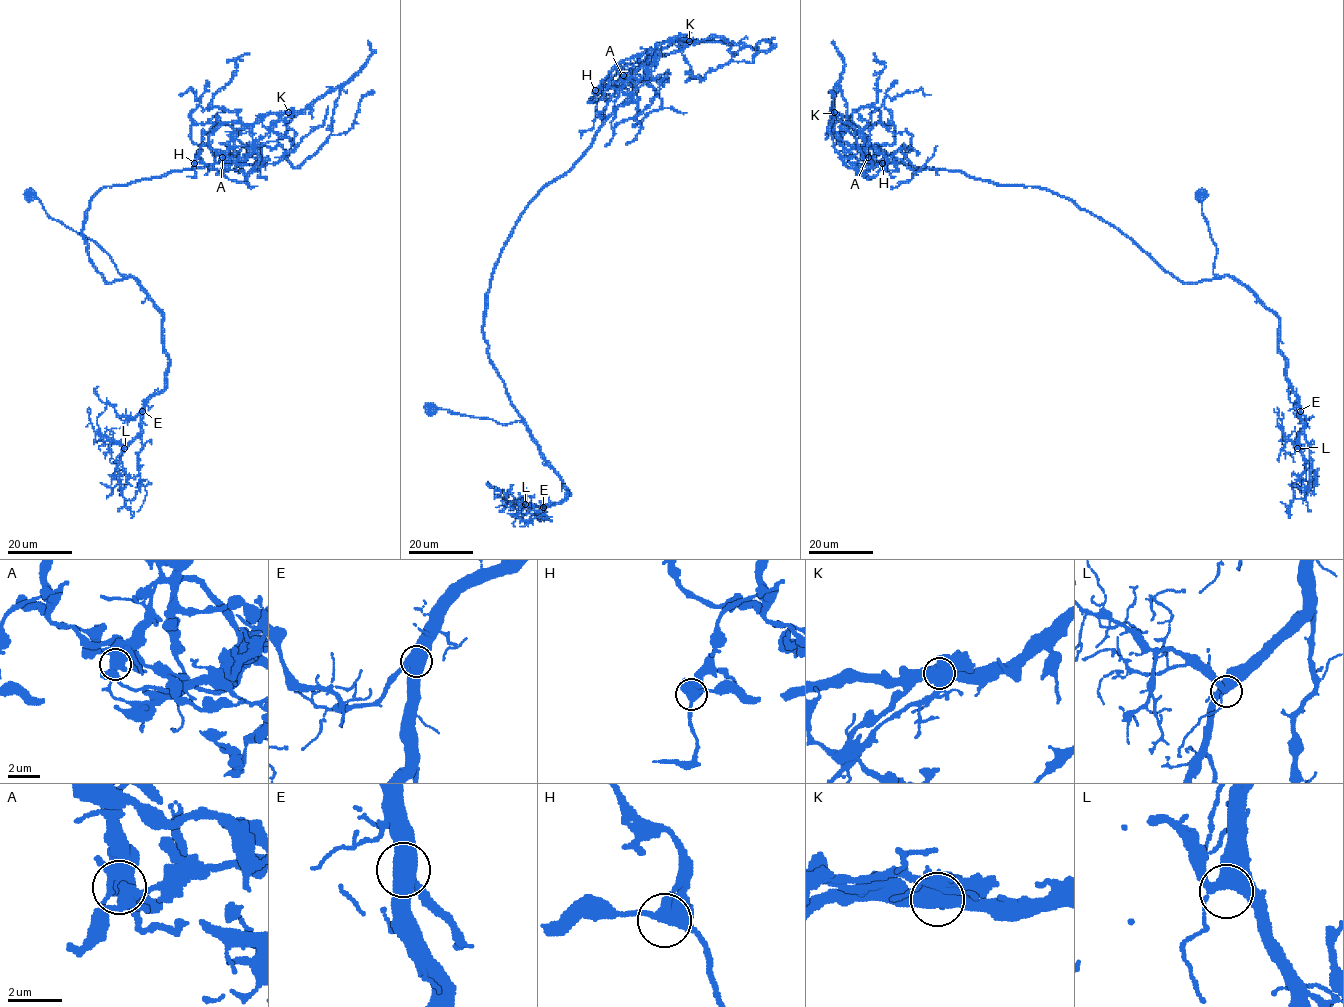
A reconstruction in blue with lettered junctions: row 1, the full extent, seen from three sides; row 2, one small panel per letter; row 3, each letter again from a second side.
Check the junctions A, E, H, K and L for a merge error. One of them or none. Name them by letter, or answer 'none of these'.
K

